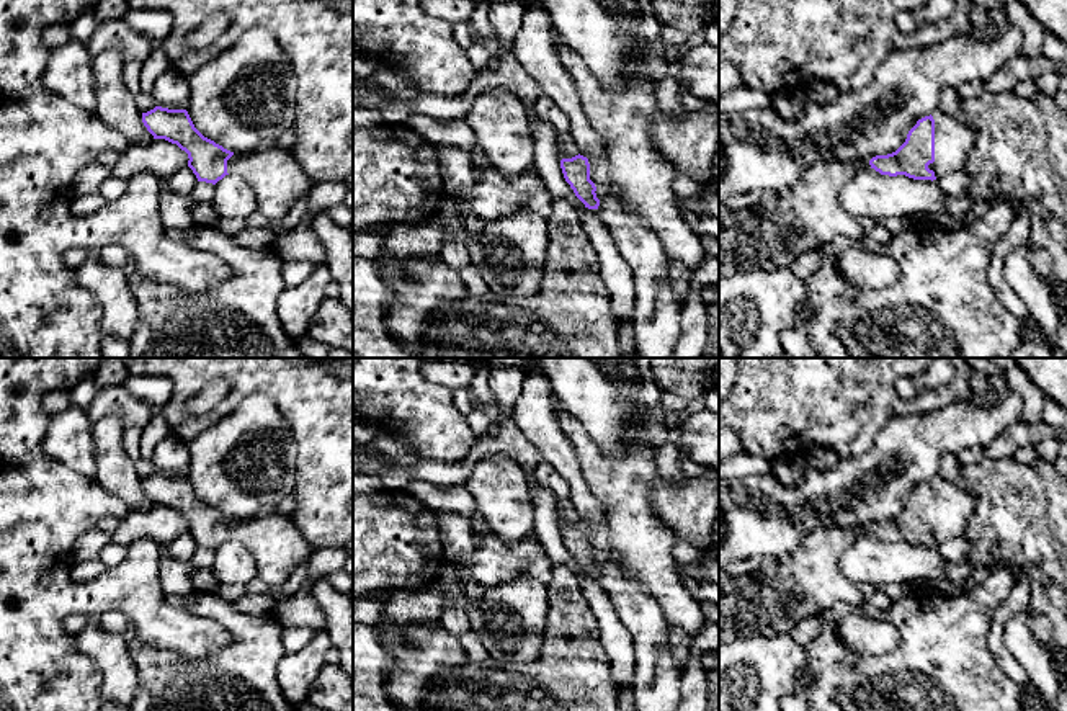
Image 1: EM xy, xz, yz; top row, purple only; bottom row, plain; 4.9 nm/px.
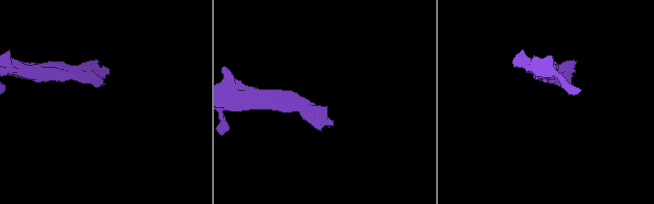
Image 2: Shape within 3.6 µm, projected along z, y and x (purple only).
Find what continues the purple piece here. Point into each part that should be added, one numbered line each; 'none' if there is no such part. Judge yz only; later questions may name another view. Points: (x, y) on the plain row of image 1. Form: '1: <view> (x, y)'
1: yz (955, 507)

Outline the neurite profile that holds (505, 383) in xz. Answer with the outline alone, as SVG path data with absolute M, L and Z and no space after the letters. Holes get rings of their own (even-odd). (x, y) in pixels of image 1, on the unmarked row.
M490 368L489 387L495 396L495 422L510 418L521 394L526 369Z

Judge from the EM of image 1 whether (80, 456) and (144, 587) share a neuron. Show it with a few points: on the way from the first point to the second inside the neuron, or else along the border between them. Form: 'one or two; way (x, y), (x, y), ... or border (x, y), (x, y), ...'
two; border (54, 461), (93, 476)

